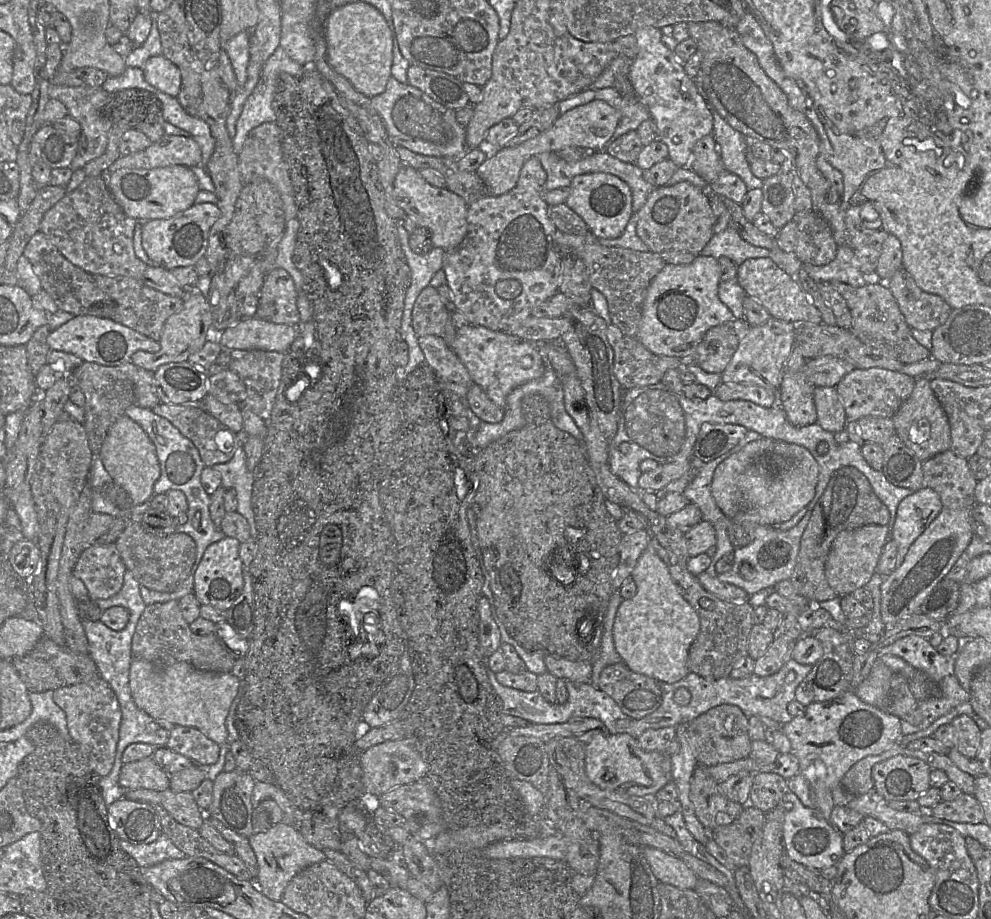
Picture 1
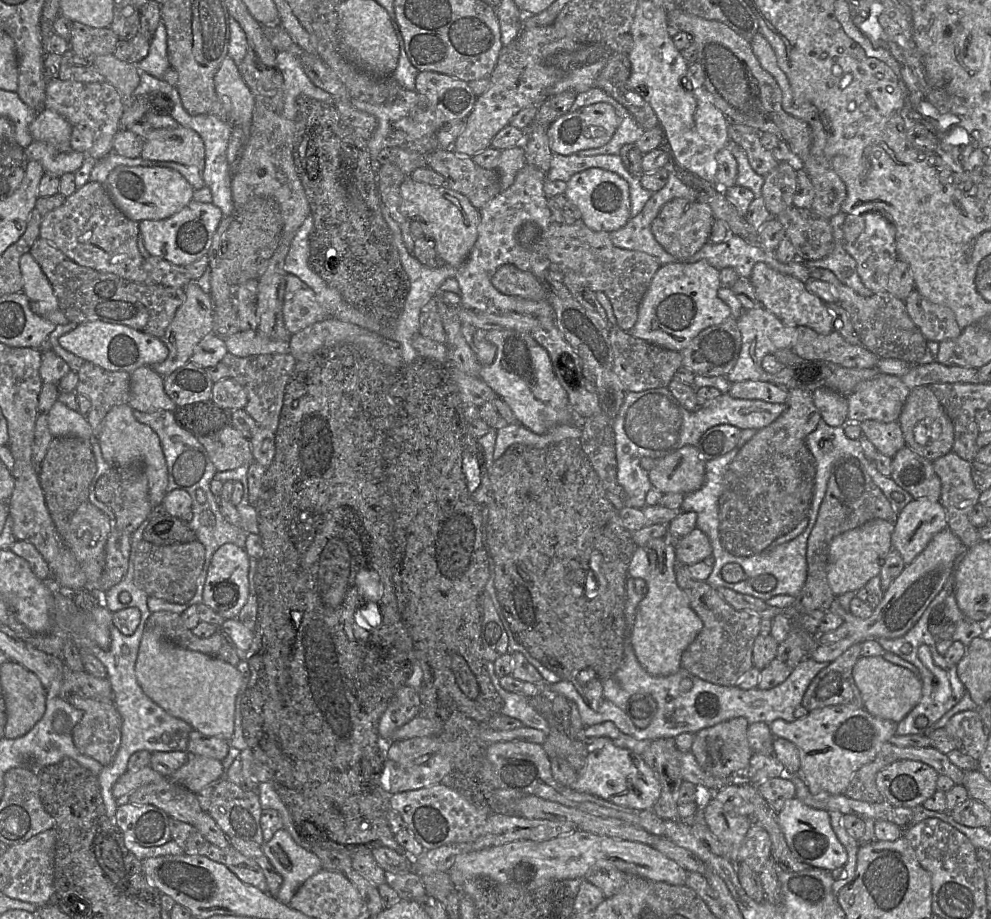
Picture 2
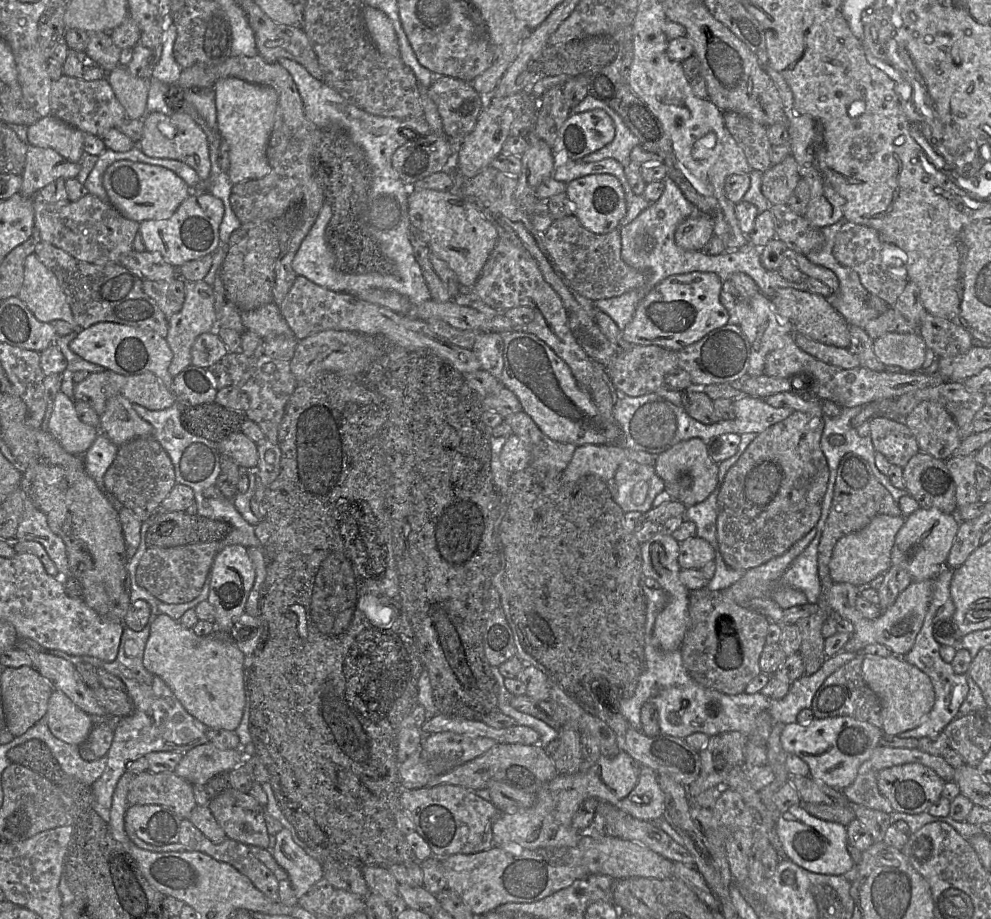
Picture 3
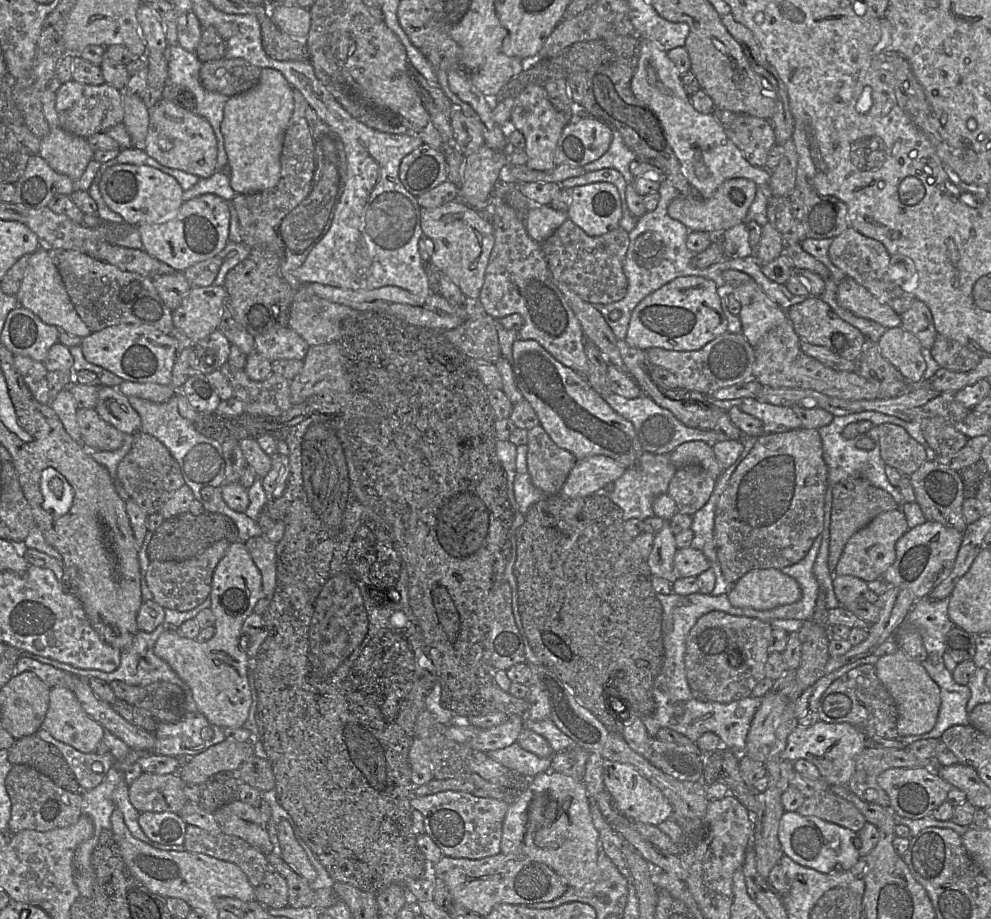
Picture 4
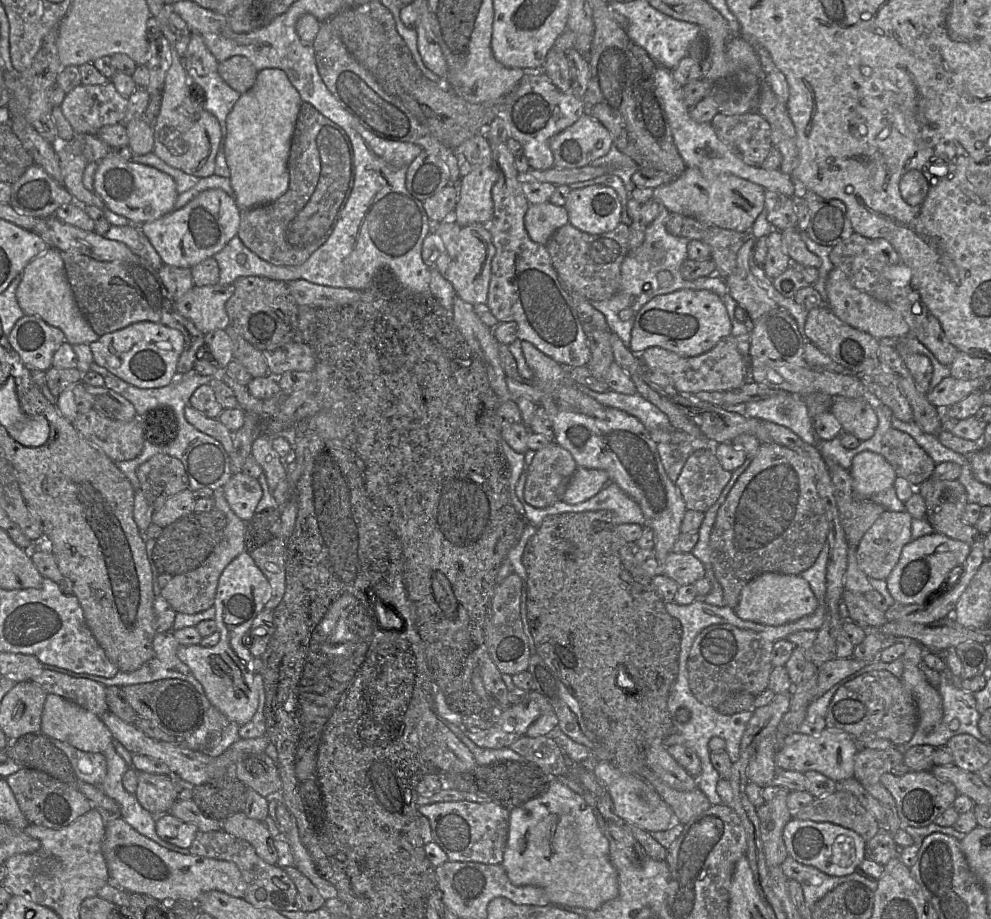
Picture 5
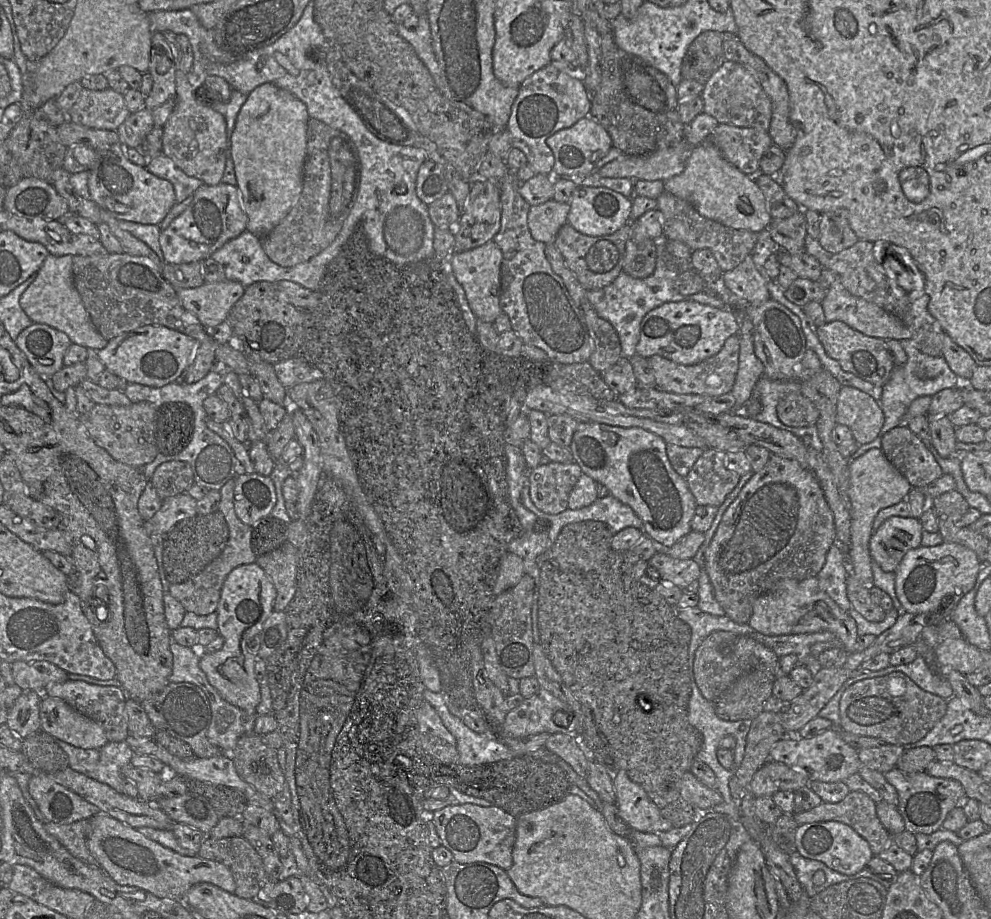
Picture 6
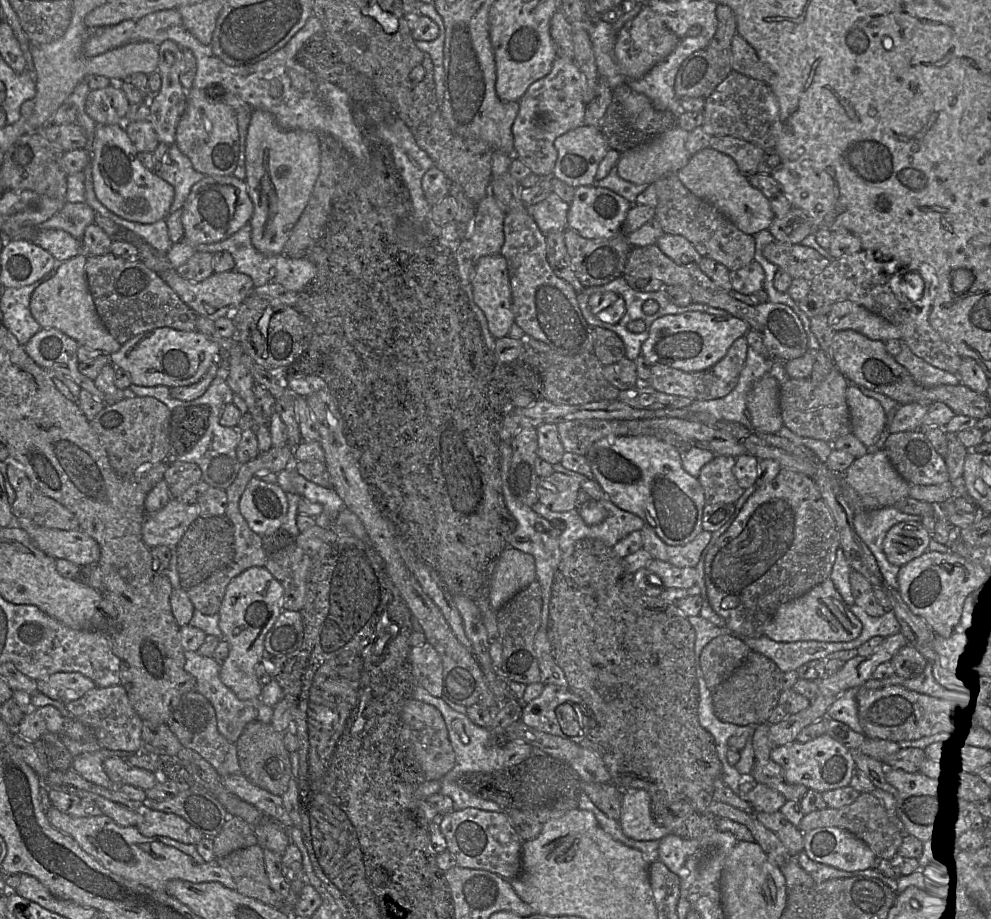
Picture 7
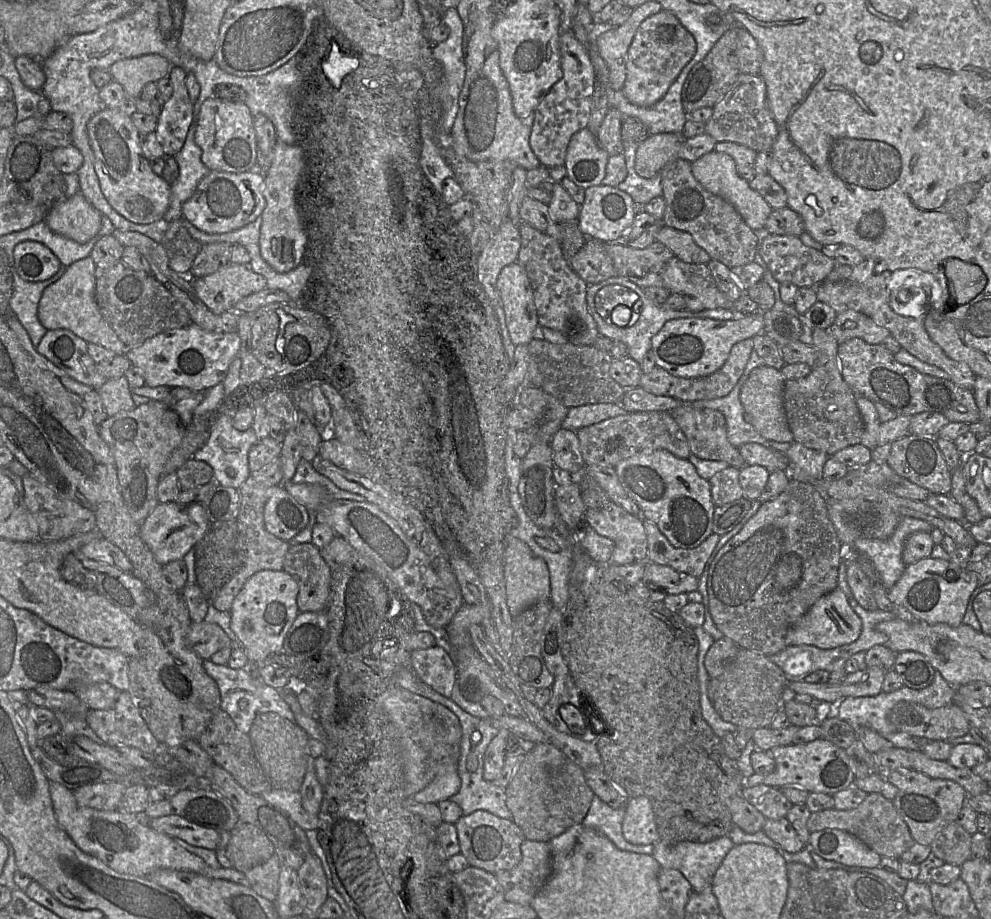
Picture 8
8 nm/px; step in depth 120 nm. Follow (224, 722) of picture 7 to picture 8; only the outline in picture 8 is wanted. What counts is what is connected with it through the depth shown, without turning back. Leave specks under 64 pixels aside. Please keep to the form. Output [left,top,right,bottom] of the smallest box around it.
[203,660,295,734]

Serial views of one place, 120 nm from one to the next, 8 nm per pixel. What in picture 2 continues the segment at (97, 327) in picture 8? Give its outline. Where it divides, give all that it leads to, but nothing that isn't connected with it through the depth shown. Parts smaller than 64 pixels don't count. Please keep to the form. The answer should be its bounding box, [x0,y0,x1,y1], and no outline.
[20,252,59,317]

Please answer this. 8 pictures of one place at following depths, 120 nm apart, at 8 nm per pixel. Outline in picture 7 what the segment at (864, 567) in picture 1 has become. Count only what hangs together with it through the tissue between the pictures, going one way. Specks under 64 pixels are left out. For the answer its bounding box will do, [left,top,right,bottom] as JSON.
[883,522,931,567]

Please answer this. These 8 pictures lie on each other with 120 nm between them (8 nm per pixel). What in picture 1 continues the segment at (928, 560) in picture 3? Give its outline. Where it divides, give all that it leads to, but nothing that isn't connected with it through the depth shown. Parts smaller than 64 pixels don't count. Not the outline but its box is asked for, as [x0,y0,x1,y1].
[891,487,943,567]

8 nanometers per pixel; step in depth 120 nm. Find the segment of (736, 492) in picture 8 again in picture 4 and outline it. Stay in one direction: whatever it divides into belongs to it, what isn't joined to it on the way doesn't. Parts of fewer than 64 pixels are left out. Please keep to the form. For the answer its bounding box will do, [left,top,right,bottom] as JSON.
[668,464,717,515]

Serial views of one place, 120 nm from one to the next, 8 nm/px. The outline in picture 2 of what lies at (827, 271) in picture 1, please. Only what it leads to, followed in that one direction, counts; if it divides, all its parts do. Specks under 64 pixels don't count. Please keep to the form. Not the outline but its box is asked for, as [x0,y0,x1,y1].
[806,212,874,297]

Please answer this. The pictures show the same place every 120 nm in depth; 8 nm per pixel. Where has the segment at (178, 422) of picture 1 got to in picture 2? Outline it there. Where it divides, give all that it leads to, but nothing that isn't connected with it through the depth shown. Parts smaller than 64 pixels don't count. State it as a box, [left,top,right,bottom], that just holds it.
[196,425,253,471]

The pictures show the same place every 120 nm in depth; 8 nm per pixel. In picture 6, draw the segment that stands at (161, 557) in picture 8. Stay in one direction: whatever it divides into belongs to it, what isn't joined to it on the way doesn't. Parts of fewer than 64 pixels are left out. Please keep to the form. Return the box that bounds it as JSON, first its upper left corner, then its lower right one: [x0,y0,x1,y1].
[144,492,197,534]

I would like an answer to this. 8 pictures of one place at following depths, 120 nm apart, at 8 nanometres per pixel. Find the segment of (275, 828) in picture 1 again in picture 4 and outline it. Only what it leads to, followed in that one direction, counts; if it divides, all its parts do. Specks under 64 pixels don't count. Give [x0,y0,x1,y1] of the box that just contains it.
[277,820,317,883]

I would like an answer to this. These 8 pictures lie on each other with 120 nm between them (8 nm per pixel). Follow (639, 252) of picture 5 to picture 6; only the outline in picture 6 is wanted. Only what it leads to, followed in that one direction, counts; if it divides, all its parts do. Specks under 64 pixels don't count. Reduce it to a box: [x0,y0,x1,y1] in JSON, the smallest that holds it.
[588,238,726,359]

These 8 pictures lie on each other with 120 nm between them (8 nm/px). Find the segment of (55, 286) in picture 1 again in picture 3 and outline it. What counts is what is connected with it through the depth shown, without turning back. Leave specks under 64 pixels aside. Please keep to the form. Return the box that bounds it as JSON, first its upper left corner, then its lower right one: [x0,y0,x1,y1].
[35,241,169,339]

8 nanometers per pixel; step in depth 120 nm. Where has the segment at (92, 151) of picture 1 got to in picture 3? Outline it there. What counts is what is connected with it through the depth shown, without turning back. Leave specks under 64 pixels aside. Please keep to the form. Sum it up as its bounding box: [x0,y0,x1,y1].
[50,74,126,136]

